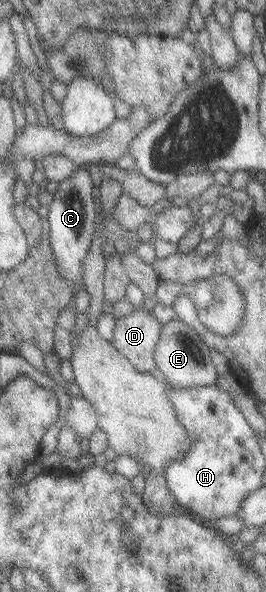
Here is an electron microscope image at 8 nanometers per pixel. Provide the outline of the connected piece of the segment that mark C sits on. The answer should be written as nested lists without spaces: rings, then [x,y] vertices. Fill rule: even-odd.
[[[76,167],[75,174],[69,180],[57,185],[53,198],[43,211],[48,221],[48,239],[54,268],[58,277],[68,283],[82,284],[82,261],[87,256],[94,236],[93,220],[95,219],[95,190],[97,180],[93,168]]]

